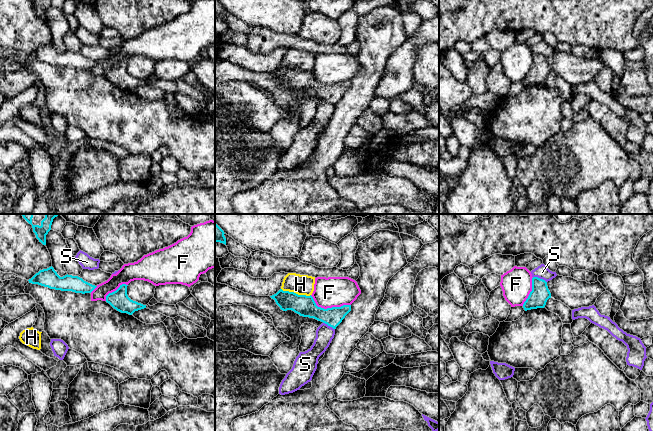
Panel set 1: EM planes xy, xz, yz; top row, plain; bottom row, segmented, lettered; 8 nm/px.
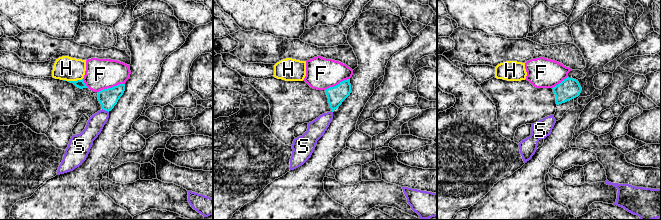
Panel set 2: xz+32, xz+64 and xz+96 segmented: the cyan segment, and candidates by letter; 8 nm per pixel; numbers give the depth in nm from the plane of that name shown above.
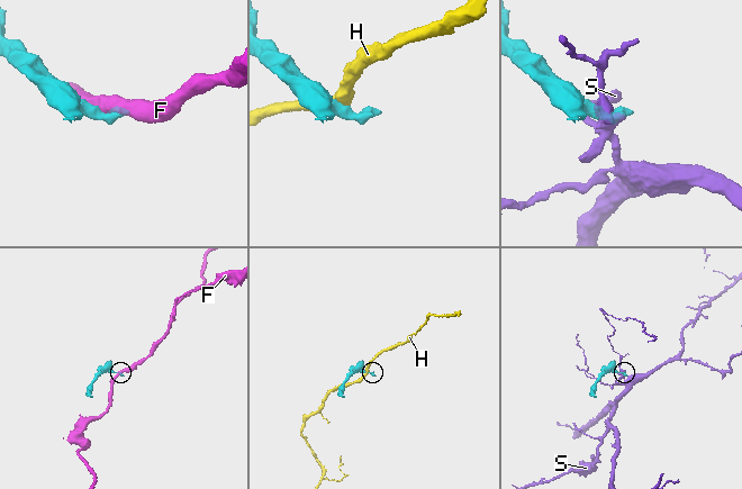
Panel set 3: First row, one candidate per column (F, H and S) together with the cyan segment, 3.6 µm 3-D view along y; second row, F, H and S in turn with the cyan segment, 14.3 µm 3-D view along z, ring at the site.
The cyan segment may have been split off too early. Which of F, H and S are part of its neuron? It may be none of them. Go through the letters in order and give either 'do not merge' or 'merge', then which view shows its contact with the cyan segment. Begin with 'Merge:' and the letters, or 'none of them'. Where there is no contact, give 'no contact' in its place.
Merge: none of them
F: do not merge | xz
H: do not merge | xz
S: do not merge | yz

